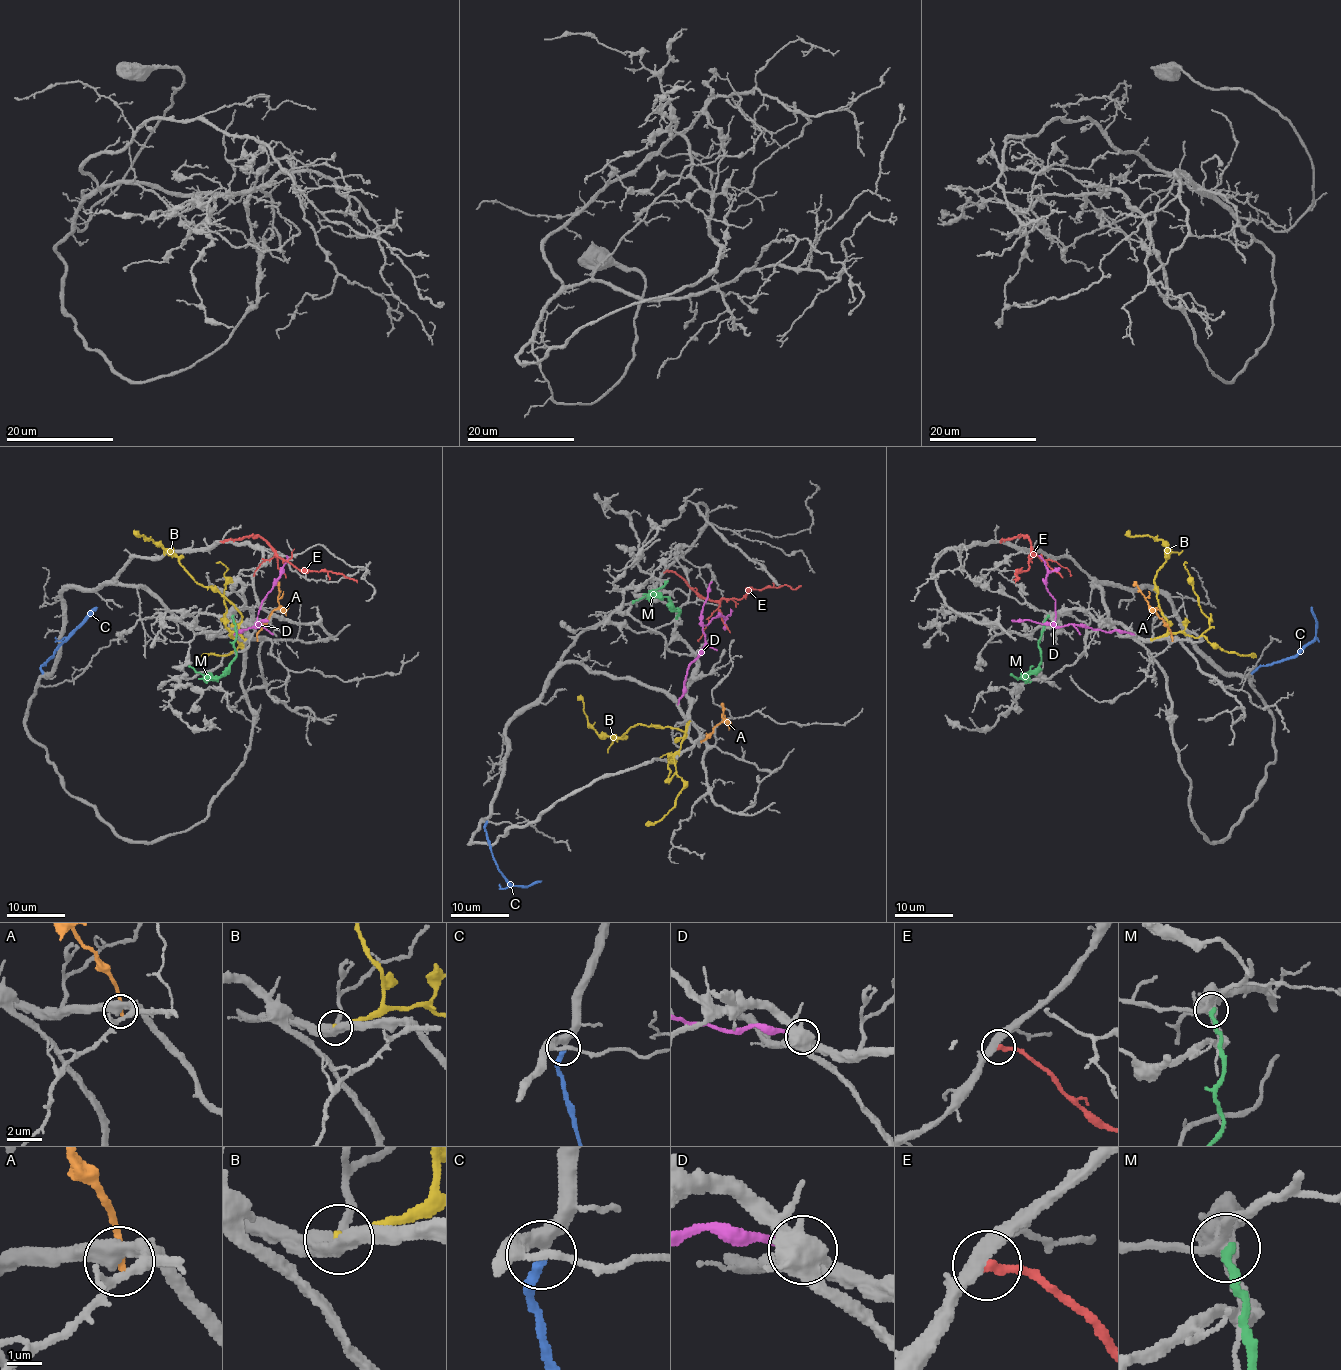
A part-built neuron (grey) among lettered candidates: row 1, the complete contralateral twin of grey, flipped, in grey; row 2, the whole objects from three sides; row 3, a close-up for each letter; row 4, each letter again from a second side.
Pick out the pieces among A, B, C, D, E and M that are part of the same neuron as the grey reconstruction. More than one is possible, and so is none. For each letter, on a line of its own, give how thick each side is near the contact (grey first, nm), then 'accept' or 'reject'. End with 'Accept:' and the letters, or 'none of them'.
A: calibres 480 and 200 nm; reject
B: calibres 360 and 280 nm; reject
C: calibres 360 and 280 nm; reject
D: calibres 480 and 240 nm; reject
E: calibres 320 and 320 nm; reject
M: calibres 360 and 280 nm; reject
Accept: none of them

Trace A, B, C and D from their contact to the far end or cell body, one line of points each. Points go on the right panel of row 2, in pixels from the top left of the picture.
A: (1172, 640), (1170, 630), (1134, 581)
B: (1151, 640), (1168, 630), (1154, 583), (1156, 571), (1165, 562), (1166, 545), (1149, 536), (1131, 536), (1127, 530)
C: (1251, 672), (1260, 666), (1290, 659), (1301, 652), (1315, 635), (1315, 615), (1311, 606)
D: (1132, 634), (1075, 624), (1058, 627), (1055, 624), (1055, 600), (1046, 589), (1046, 567), (1039, 555)

